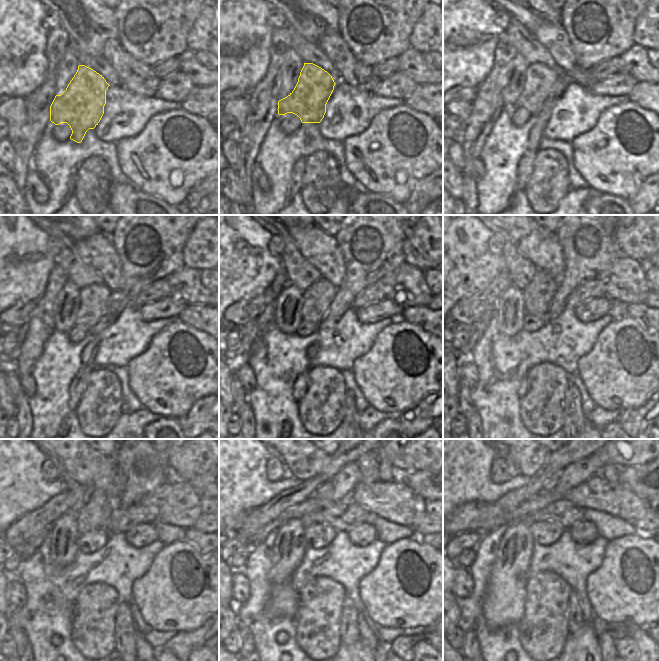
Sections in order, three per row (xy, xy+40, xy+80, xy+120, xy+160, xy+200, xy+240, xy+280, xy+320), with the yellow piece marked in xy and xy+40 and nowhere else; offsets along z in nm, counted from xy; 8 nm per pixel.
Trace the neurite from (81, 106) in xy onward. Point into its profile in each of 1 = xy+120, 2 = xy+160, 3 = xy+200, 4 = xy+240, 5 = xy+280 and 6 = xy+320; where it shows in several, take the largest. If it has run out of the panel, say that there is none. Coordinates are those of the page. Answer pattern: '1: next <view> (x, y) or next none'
1: next xy+120 (93, 299)
2: next xy+160 (317, 298)
3: next xy+200 (539, 294)
4: next xy+240 (97, 508)
5: next xy+280 (343, 483)
6: next xy+320 (576, 473)

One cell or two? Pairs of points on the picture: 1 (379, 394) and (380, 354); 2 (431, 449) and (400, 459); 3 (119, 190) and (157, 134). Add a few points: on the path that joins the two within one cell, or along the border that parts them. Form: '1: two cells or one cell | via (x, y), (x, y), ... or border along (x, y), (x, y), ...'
1: one cell | via (380, 384), (380, 364)
2: one cell | via (423, 449), (417, 449), (408, 455)
3: two cells | border along (129, 181), (149, 195)

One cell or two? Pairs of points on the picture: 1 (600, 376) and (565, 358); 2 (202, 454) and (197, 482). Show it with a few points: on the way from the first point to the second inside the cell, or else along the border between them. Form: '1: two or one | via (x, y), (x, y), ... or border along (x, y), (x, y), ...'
1: two | border along (593, 347), (578, 360), (577, 372)
2: two | border along (208, 470), (188, 481)

